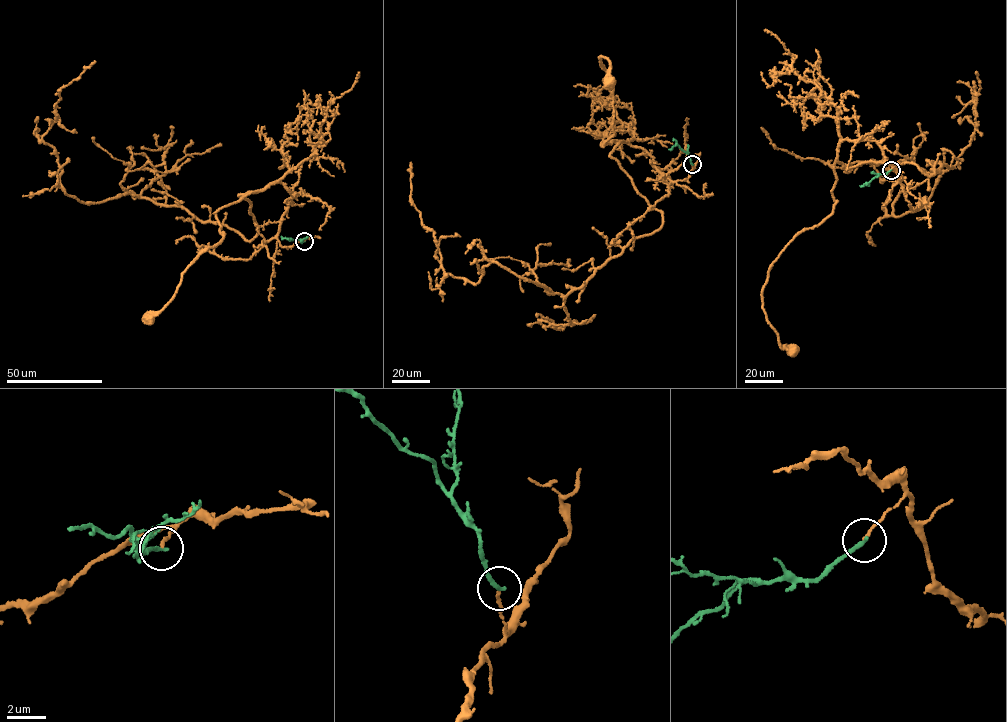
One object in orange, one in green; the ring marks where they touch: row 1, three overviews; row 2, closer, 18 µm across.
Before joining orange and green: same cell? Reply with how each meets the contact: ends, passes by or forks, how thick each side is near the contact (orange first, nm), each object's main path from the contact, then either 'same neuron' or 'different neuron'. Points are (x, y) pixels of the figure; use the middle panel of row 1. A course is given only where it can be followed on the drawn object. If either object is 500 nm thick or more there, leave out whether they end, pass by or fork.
orange ends there; green ends there; 130 nm thick on the orange side, 220 nm on the other; orange runs (692, 164), (687, 179), (672, 182), (644, 150), (622, 140), (601, 145), (614, 134), (602, 56), (609, 84); green runs (692, 164), (679, 145), (669, 149); different neuron

